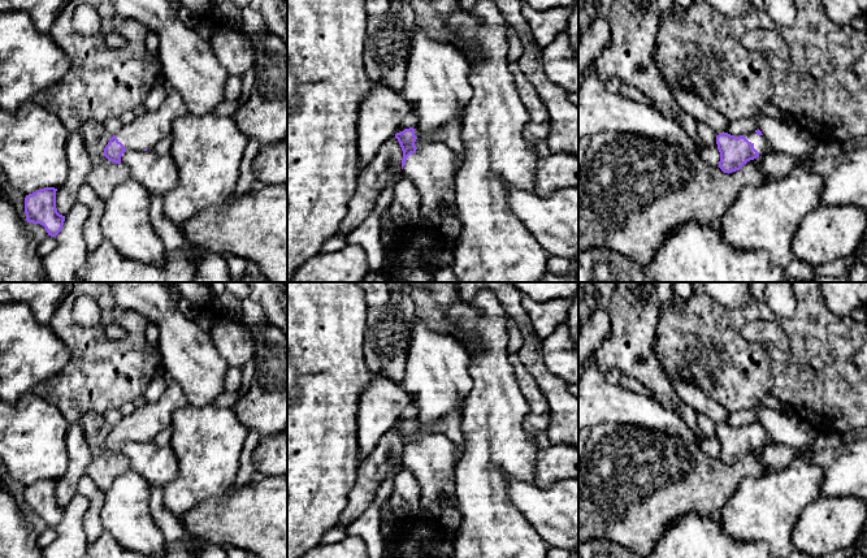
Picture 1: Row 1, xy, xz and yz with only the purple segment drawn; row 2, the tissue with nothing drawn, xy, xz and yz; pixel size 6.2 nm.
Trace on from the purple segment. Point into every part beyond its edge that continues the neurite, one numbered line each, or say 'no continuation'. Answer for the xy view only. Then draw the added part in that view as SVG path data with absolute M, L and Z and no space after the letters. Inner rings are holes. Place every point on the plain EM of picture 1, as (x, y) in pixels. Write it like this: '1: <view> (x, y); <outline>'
1: xy (144, 423); M170 379L157 402L147 402L133 414L122 416L116 429L126 441L152 441L159 432L172 425L172 412L187 405L181 385Z

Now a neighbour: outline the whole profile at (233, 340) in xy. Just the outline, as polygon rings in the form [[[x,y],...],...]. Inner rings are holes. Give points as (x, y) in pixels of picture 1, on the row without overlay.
[[[213,306],[199,311],[208,311],[212,313],[211,338],[229,367],[243,368],[253,359],[253,338],[251,330],[244,324],[225,317],[217,312]]]

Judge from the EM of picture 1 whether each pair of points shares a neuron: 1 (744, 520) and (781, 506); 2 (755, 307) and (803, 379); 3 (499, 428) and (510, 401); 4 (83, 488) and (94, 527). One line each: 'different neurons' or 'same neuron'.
1: same neuron
2: same neuron
3: same neuron
4: same neuron

